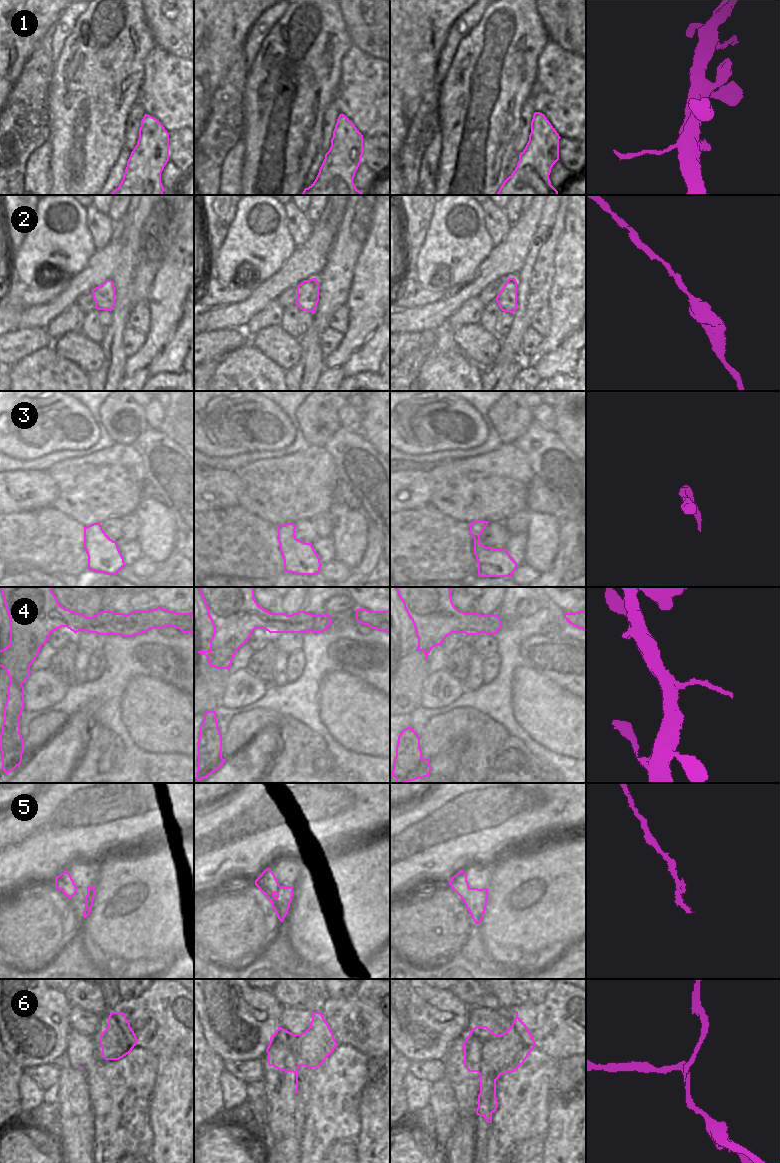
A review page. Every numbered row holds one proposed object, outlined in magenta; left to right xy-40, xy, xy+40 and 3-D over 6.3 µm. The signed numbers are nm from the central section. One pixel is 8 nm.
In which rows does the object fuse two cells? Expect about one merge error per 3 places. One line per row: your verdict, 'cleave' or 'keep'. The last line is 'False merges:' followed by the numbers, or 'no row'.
1: keep
2: keep
3: cleave
4: keep
5: keep
6: cleave
False merges: 3, 6

